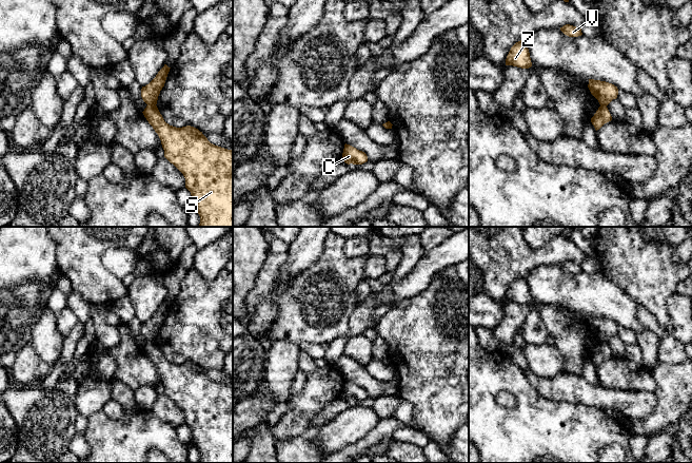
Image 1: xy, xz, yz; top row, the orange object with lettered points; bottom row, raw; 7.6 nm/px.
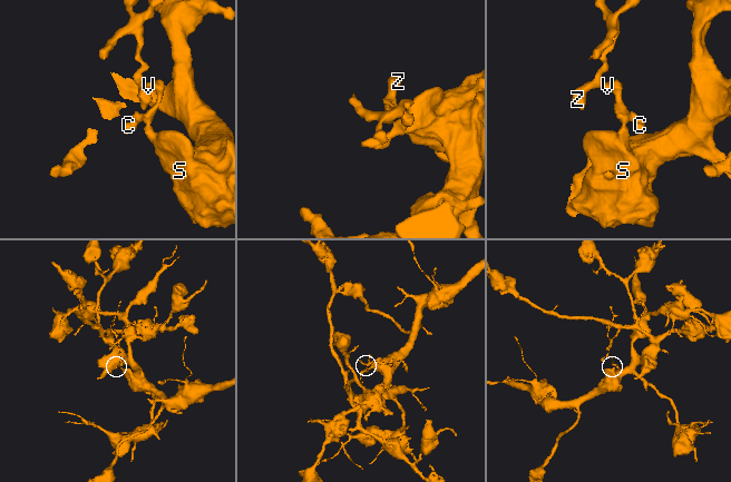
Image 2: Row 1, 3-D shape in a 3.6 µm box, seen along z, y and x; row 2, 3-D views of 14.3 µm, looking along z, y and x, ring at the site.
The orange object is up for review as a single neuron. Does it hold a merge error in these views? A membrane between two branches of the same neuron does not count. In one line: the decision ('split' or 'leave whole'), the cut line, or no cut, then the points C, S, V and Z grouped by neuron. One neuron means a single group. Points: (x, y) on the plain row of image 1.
split; cut xy (147, 341), (155, 342); groups C V Z / S

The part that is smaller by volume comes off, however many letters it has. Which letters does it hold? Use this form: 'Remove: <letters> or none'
Remove: C, V, Z

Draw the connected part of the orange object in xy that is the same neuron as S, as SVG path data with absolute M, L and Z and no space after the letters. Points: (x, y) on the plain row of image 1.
M146 342L142 348L158 370L164 393L184 412L195 446L200 452L199 463L233 463L233 386L211 380L198 365L176 364L166 360L157 342Z

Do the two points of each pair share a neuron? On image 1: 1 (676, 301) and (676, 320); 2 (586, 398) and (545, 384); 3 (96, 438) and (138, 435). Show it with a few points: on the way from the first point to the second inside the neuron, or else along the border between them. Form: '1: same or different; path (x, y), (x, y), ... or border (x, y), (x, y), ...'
1: same; path (676, 305), (676, 315)
2: same; path (575, 388), (555, 388)
3: same; path (106, 438), (121, 438), (127, 435)

